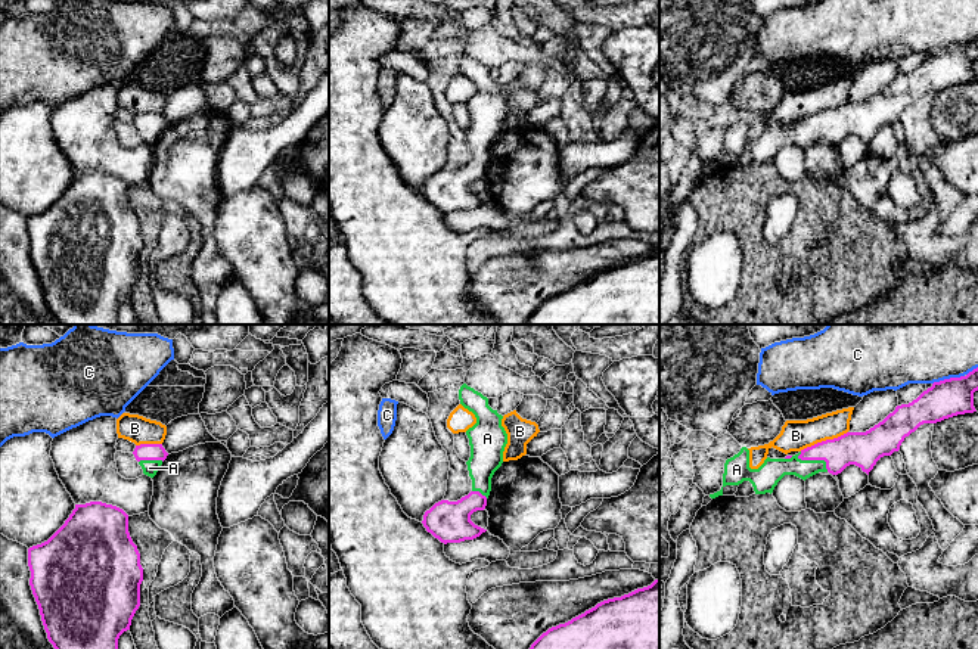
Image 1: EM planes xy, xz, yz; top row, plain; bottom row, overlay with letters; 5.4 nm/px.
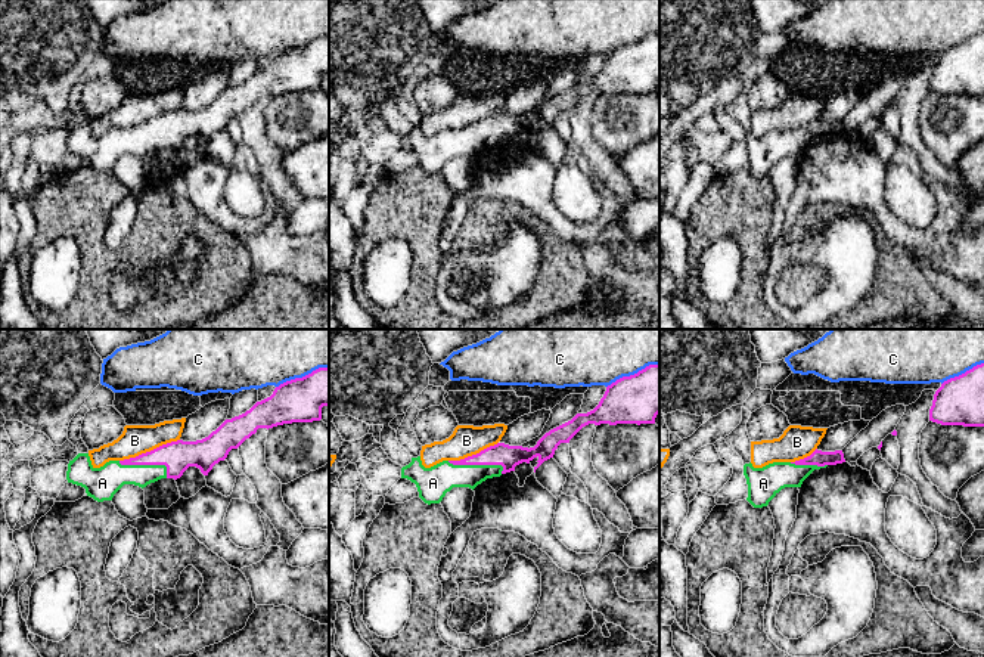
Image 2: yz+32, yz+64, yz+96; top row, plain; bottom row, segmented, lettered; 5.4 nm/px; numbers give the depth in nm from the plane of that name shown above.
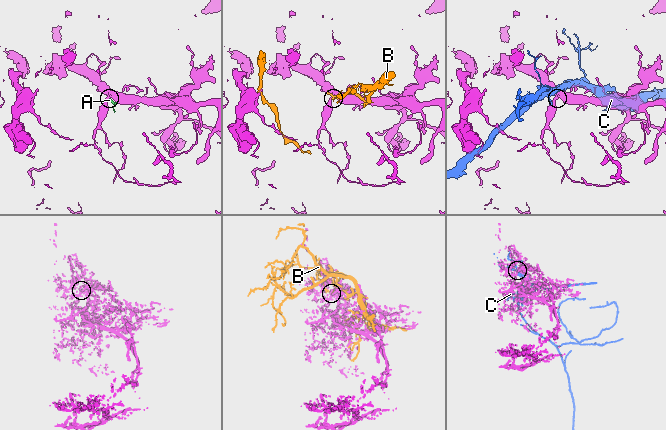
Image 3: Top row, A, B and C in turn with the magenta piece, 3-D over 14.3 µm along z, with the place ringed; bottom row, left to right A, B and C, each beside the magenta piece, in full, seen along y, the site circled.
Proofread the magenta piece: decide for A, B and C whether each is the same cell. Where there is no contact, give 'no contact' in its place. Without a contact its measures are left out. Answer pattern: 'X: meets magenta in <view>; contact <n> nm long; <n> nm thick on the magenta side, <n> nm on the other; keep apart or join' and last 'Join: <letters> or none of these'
A: meets magenta in yz; contact 190 nm long; 190 nm thick on the magenta side, 140 nm on the other; join
B: meets magenta in yz; contact 280 nm long; 190 nm thick on the magenta side, 170 nm on the other; keep apart
C: meets magenta in yz; contact 180 nm long; 200 nm thick on the magenta side, 480 nm on the other; keep apart
Join: A

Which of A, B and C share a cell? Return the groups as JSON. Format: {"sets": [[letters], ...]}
{"sets": [["A"], ["B"], ["C"]]}

